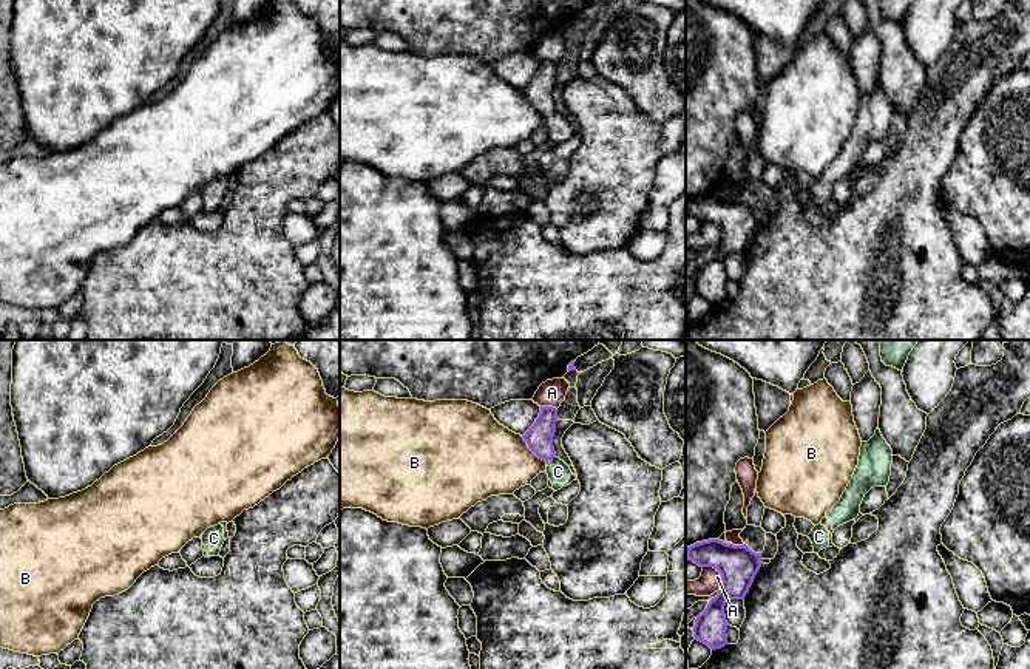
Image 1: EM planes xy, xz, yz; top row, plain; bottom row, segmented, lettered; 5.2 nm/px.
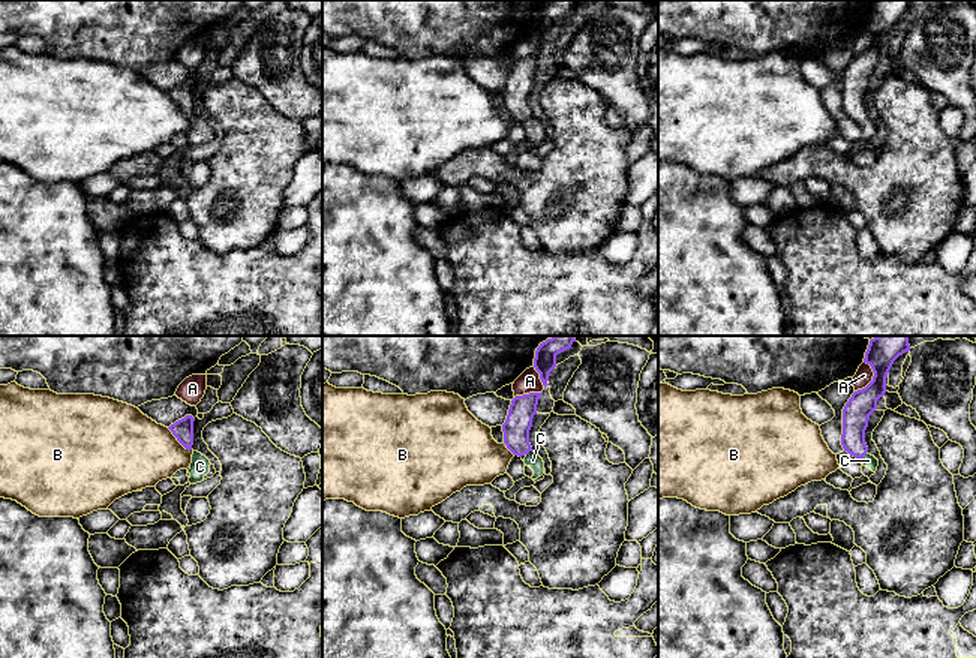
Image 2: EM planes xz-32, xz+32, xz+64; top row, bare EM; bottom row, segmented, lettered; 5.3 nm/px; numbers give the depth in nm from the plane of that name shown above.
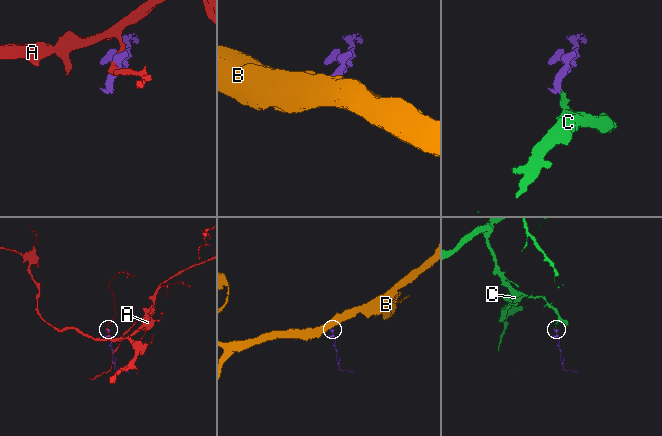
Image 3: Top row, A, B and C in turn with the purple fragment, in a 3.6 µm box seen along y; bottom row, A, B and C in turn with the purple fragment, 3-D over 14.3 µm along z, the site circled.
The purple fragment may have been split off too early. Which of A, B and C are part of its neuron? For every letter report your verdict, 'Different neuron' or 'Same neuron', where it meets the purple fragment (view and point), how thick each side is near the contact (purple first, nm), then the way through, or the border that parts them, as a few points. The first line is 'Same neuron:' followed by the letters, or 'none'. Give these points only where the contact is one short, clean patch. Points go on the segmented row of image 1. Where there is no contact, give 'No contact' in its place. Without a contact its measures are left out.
Same neuron: C
A: Different neuron. Touches purple at yz (720, 572). Thickness 200 nm (purple) against 120 nm. Boundary: yz (703, 566), (712, 566), (720, 573), (718, 590)
B: Different neuron. Touches purple at xz (531, 450). Thickness 140 nm (purple) against 380 nm. Boundary: xz (521, 436), (545, 462)
C: Same neuron. Touches purple at xz (552, 458). Thickness 140 nm (purple) against 120 nm. Path across: xz (539, 438), (542, 448), (552, 458), (558, 472)

